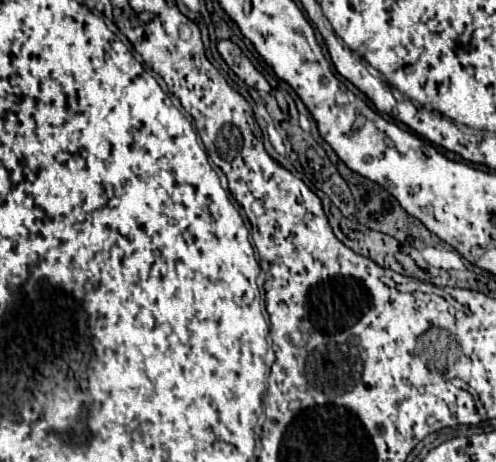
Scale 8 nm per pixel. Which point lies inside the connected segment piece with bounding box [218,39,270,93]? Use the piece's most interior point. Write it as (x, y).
(231, 53)

